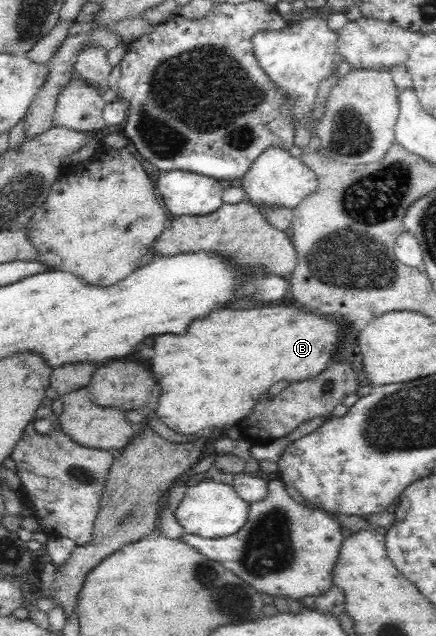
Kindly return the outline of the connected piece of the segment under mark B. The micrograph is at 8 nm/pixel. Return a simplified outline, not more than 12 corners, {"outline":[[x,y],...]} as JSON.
{"outline":[[215,308],[158,335],[154,414],[232,427],[328,367],[339,320]]}

